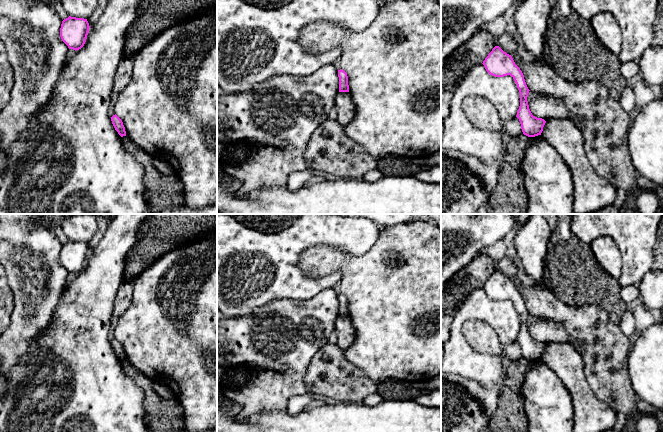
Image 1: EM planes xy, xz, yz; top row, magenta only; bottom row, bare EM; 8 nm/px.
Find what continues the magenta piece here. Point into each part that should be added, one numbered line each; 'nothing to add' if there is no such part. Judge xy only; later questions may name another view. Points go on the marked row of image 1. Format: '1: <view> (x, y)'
nothing to add

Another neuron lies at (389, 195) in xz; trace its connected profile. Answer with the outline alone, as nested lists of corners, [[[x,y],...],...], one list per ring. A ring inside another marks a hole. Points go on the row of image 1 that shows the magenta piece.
[[[382,176],[375,182],[334,179],[307,184],[298,190],[289,190],[287,186],[263,188],[244,198],[237,195],[237,187],[218,184],[217,214],[441,214],[441,184],[428,184],[409,176]]]

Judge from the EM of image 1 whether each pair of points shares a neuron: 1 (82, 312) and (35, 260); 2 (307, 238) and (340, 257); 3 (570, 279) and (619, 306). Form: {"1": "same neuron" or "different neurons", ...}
{"1": "different neurons", "2": "different neurons", "3": "same neuron"}

